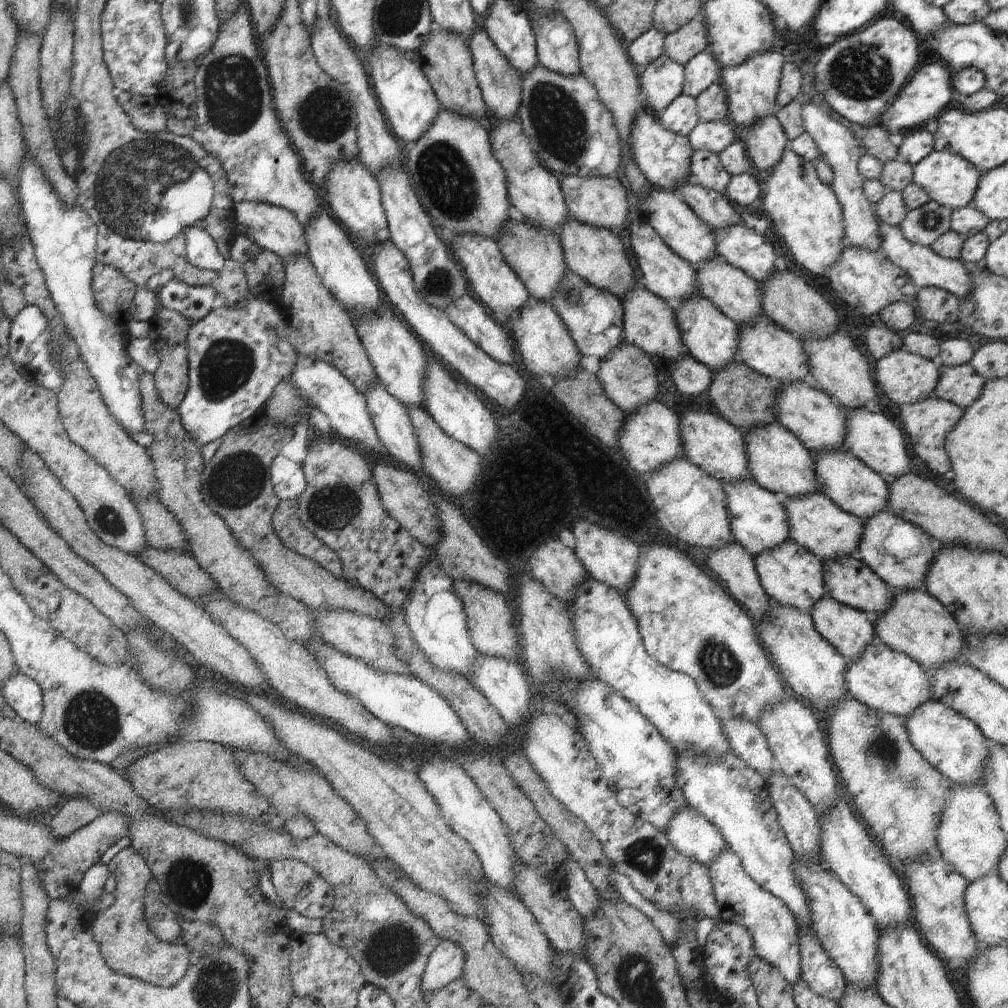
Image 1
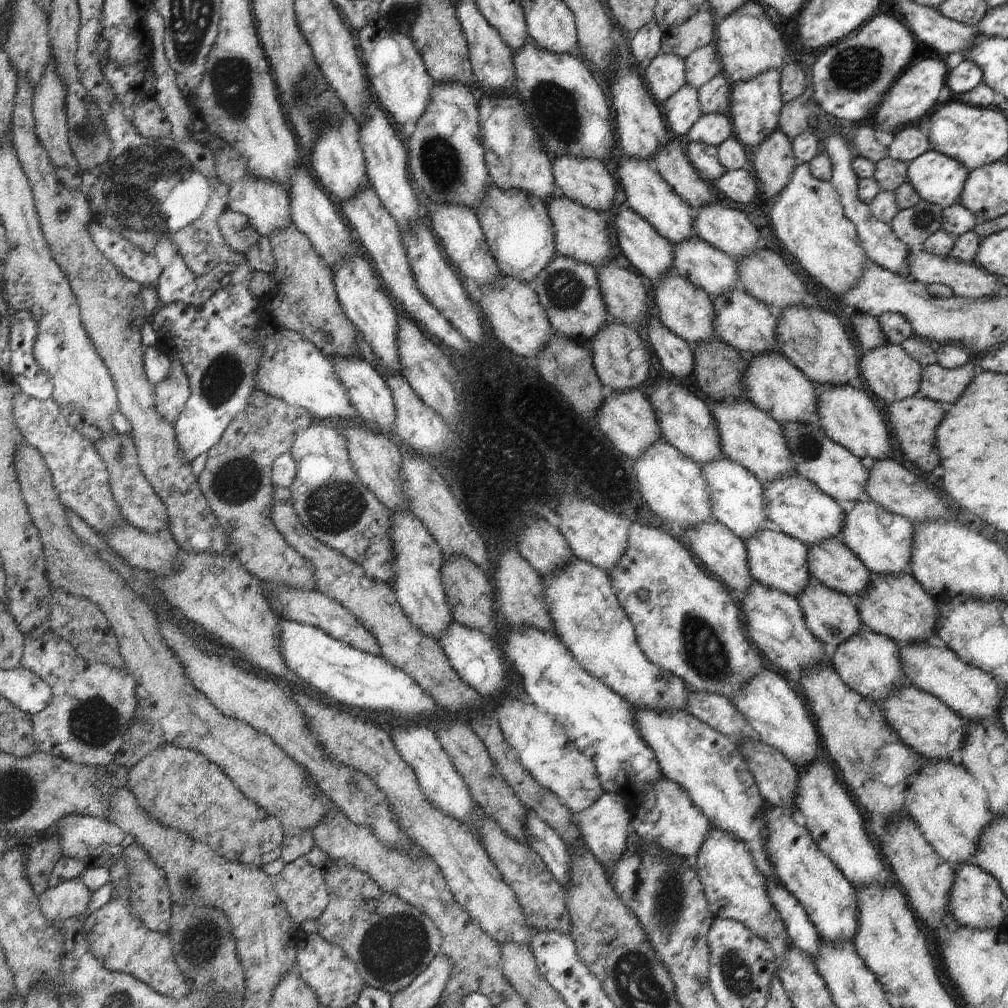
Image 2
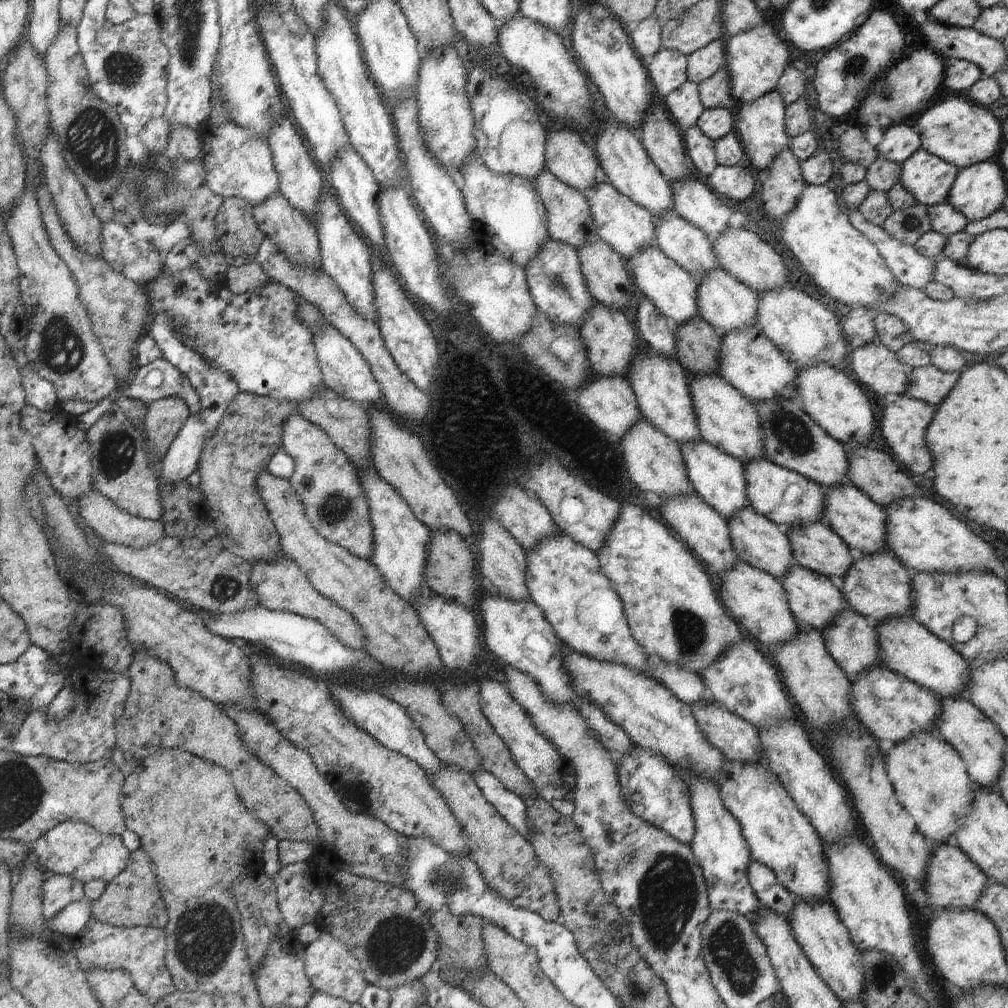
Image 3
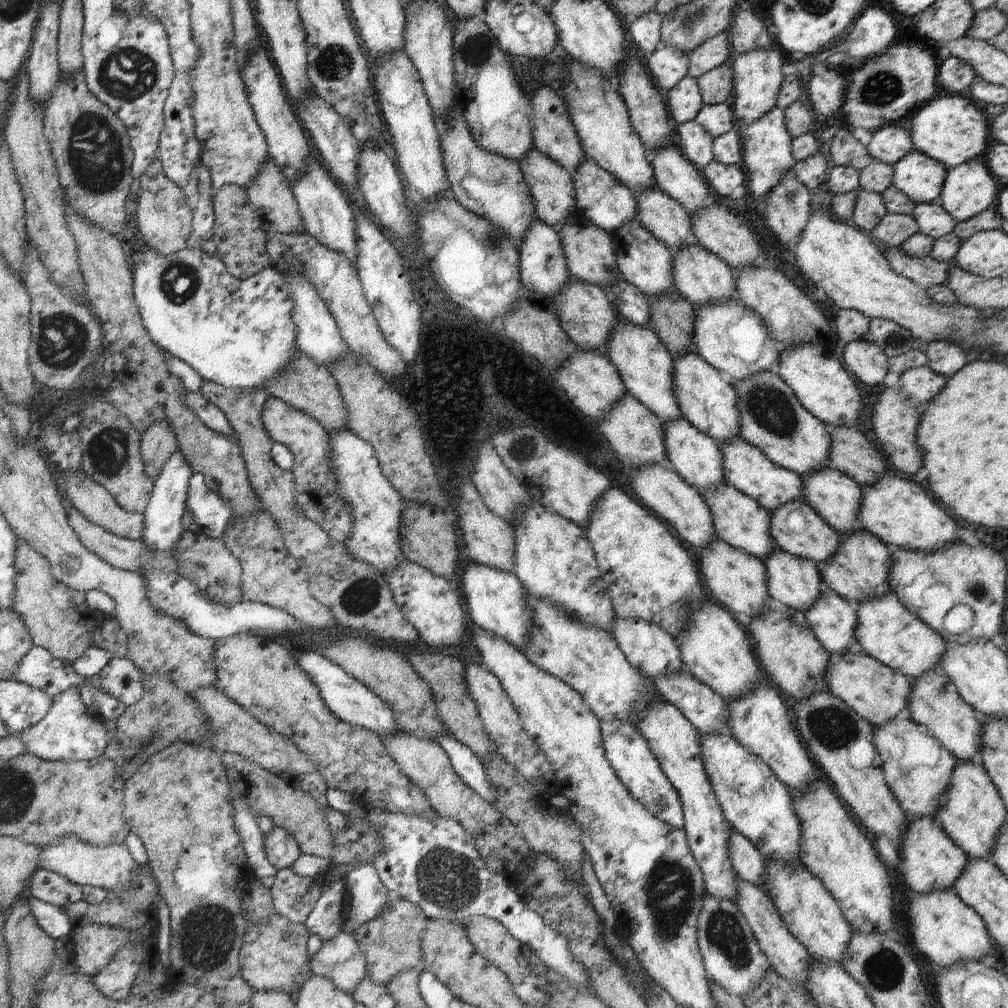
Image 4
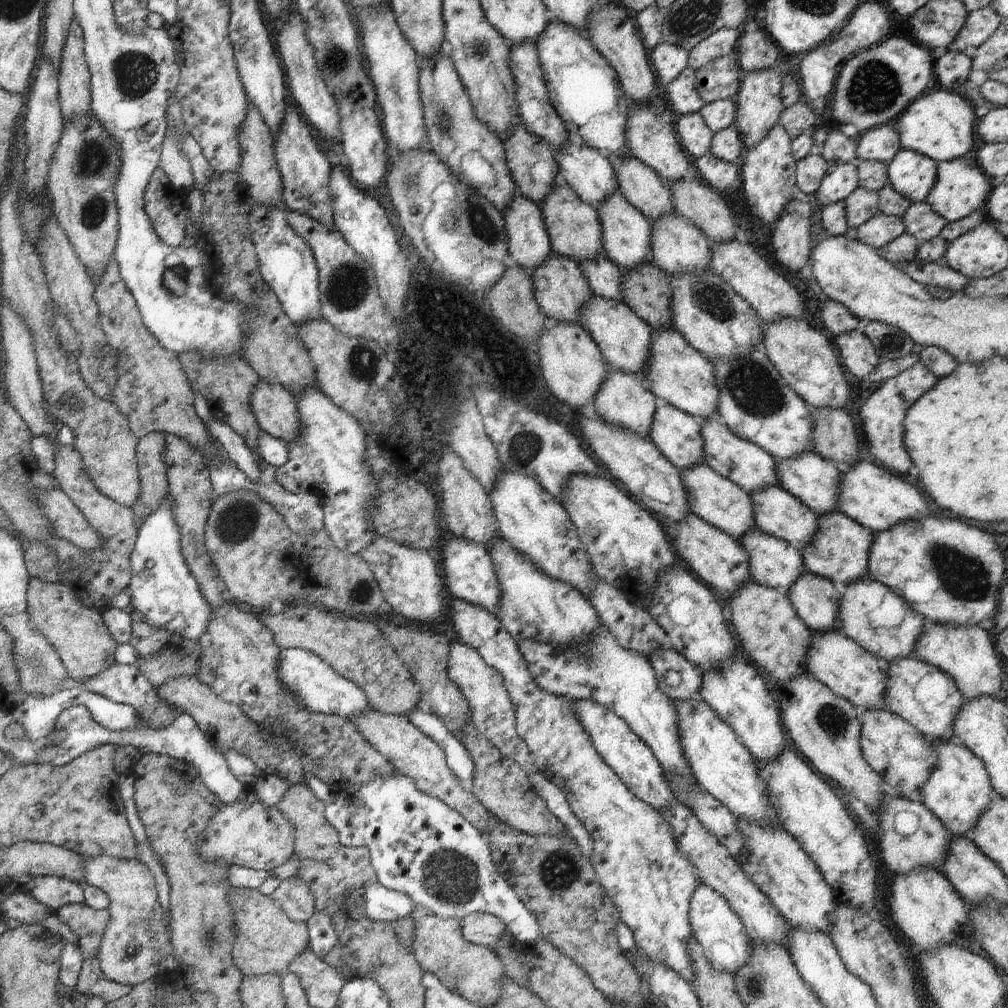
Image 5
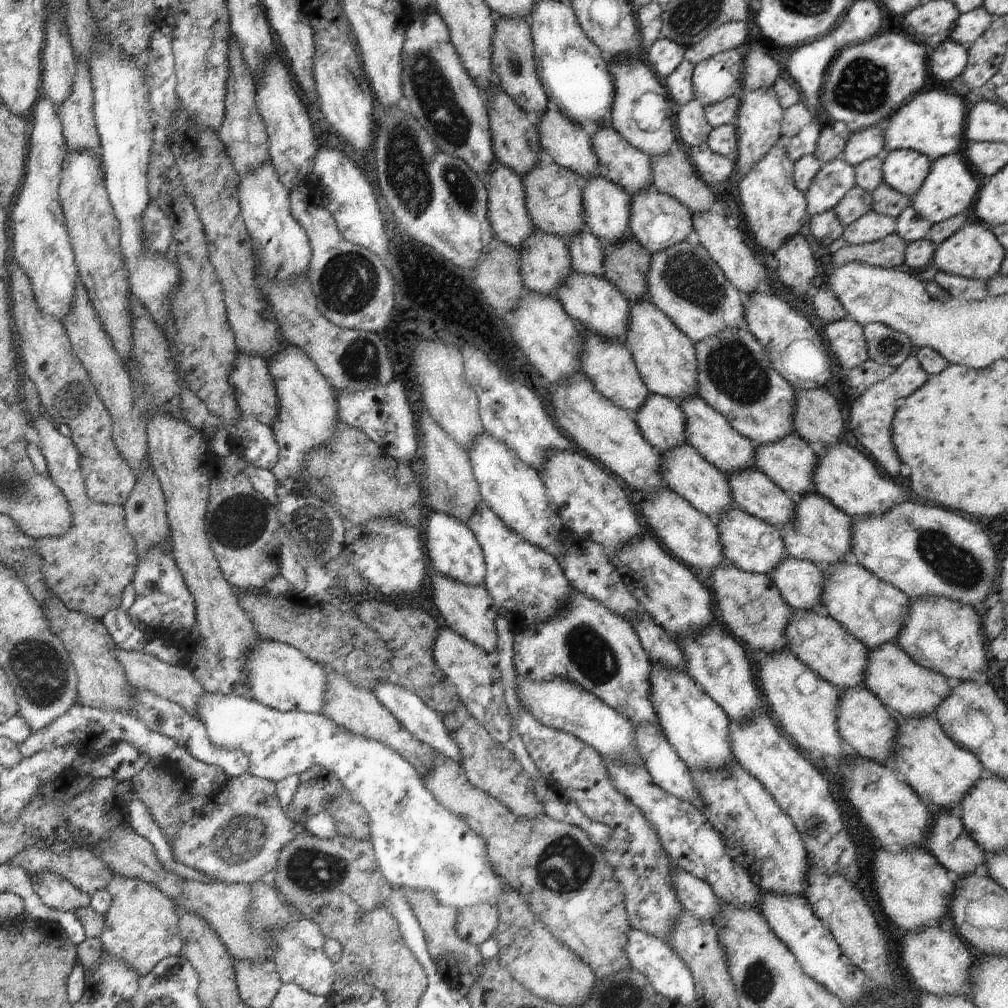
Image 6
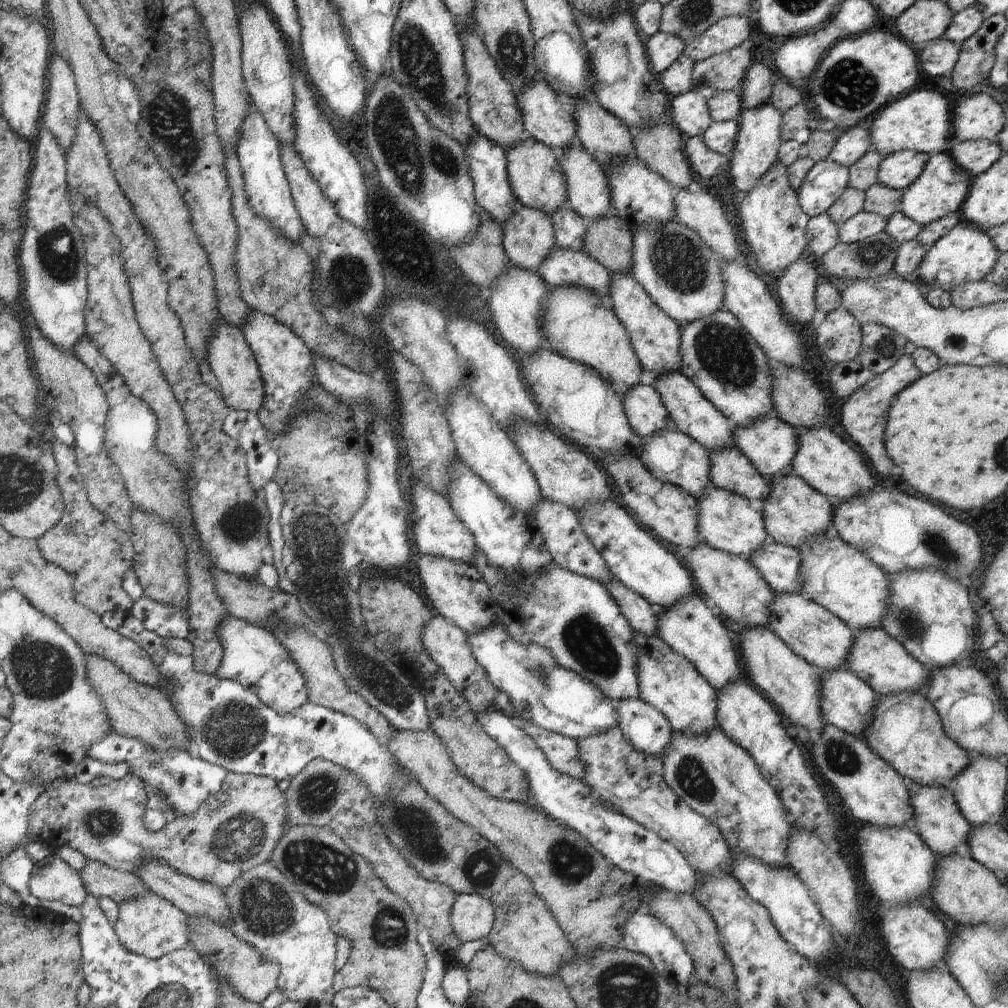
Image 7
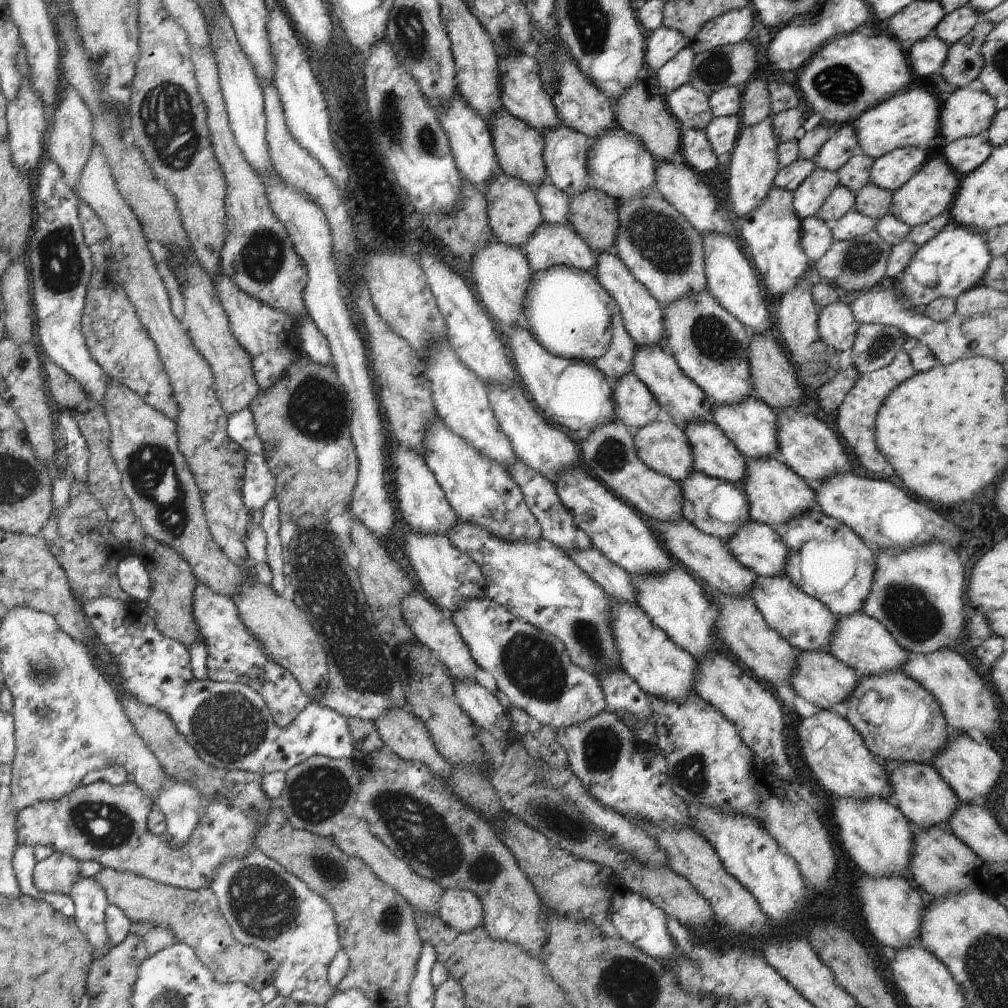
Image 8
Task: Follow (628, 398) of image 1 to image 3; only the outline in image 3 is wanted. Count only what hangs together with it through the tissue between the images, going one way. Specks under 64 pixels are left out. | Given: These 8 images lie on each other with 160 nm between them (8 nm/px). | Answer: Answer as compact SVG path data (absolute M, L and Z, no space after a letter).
M594 300L592 306L583 316L578 330L581 332L581 339L586 347L588 362L594 372L606 376L625 376L631 363L632 355L638 353L638 349L636 346L635 326L626 319L620 309L615 309Z

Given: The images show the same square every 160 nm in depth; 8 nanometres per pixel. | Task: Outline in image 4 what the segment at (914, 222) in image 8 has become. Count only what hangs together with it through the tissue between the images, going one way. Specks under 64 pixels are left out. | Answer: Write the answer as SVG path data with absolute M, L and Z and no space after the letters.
M983 159L964 161L958 166L948 168L938 203L956 222L971 219L983 210L994 209L1002 182L991 172Z

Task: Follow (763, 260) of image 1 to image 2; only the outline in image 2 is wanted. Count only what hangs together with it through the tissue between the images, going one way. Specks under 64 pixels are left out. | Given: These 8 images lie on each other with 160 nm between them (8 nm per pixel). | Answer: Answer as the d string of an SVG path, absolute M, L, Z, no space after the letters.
M714 200L713 203L702 205L694 210L697 215L692 219L692 226L697 236L722 252L728 253L732 258L737 260L751 255L758 248L760 230L739 209L722 206L720 202Z

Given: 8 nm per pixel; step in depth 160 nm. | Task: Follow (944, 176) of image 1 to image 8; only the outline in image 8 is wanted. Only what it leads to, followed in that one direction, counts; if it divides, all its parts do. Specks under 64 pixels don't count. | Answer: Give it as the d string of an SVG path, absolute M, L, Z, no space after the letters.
M904 147L875 159L870 169L871 182L886 190L895 191L906 184L928 160L924 149Z

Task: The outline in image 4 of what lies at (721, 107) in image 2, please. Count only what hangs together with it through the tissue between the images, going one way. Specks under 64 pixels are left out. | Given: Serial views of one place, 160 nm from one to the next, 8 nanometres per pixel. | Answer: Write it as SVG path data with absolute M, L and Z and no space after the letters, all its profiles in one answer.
M724 63L697 78L704 105L730 103L733 94L733 70Z

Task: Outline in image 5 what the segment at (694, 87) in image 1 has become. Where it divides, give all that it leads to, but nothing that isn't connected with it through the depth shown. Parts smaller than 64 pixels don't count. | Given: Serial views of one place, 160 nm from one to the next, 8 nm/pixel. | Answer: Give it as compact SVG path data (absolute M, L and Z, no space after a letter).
M721 28L708 38L701 40L692 50L689 50L687 66L697 71L705 64L730 55L734 49L742 29Z

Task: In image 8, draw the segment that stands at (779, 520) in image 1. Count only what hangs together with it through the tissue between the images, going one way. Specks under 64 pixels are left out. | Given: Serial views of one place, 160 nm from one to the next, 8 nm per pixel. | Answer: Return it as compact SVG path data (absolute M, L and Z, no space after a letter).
M628 371L611 384L616 420L634 428L656 421L662 407L635 372Z

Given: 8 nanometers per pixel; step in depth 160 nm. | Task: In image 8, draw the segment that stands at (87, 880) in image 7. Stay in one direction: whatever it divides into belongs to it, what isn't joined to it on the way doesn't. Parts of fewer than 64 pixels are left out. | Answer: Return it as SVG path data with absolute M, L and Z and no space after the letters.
M102 868L93 877L104 888L109 904L125 912L132 925L150 923L169 928L178 943L187 944L195 950L201 963L219 983L240 981L260 992L275 981L279 964L266 951L243 945L235 939L230 925L219 911L216 895L210 887L183 889L157 883L133 872L109 868Z

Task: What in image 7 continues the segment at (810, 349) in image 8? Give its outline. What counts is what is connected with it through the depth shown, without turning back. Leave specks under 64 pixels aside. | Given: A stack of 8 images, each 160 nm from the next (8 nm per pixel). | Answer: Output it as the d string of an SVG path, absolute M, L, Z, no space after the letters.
M805 258L798 259L784 269L777 284L783 313L788 316L788 321L799 325L812 320L817 310L815 288L819 277Z

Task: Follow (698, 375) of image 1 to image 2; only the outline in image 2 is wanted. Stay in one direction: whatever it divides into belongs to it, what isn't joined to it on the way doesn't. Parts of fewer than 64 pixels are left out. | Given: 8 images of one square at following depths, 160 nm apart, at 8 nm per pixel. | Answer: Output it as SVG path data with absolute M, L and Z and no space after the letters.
M657 314L649 320L649 324L649 346L652 349L652 354L659 358L662 368L676 378L684 378L688 374L692 374L693 346L668 330Z

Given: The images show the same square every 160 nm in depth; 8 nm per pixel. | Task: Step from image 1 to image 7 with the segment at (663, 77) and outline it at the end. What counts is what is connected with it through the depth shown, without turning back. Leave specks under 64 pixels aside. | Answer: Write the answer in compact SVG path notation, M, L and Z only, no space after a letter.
M659 30L646 42L645 50L652 68L661 73L684 54L685 47L684 41L679 36Z

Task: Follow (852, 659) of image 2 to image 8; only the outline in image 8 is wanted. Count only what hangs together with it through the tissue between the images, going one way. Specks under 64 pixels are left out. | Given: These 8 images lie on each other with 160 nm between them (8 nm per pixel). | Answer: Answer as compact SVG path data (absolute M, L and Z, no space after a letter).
M750 518L724 544L742 566L752 569L757 576L784 573L788 547L770 525Z

